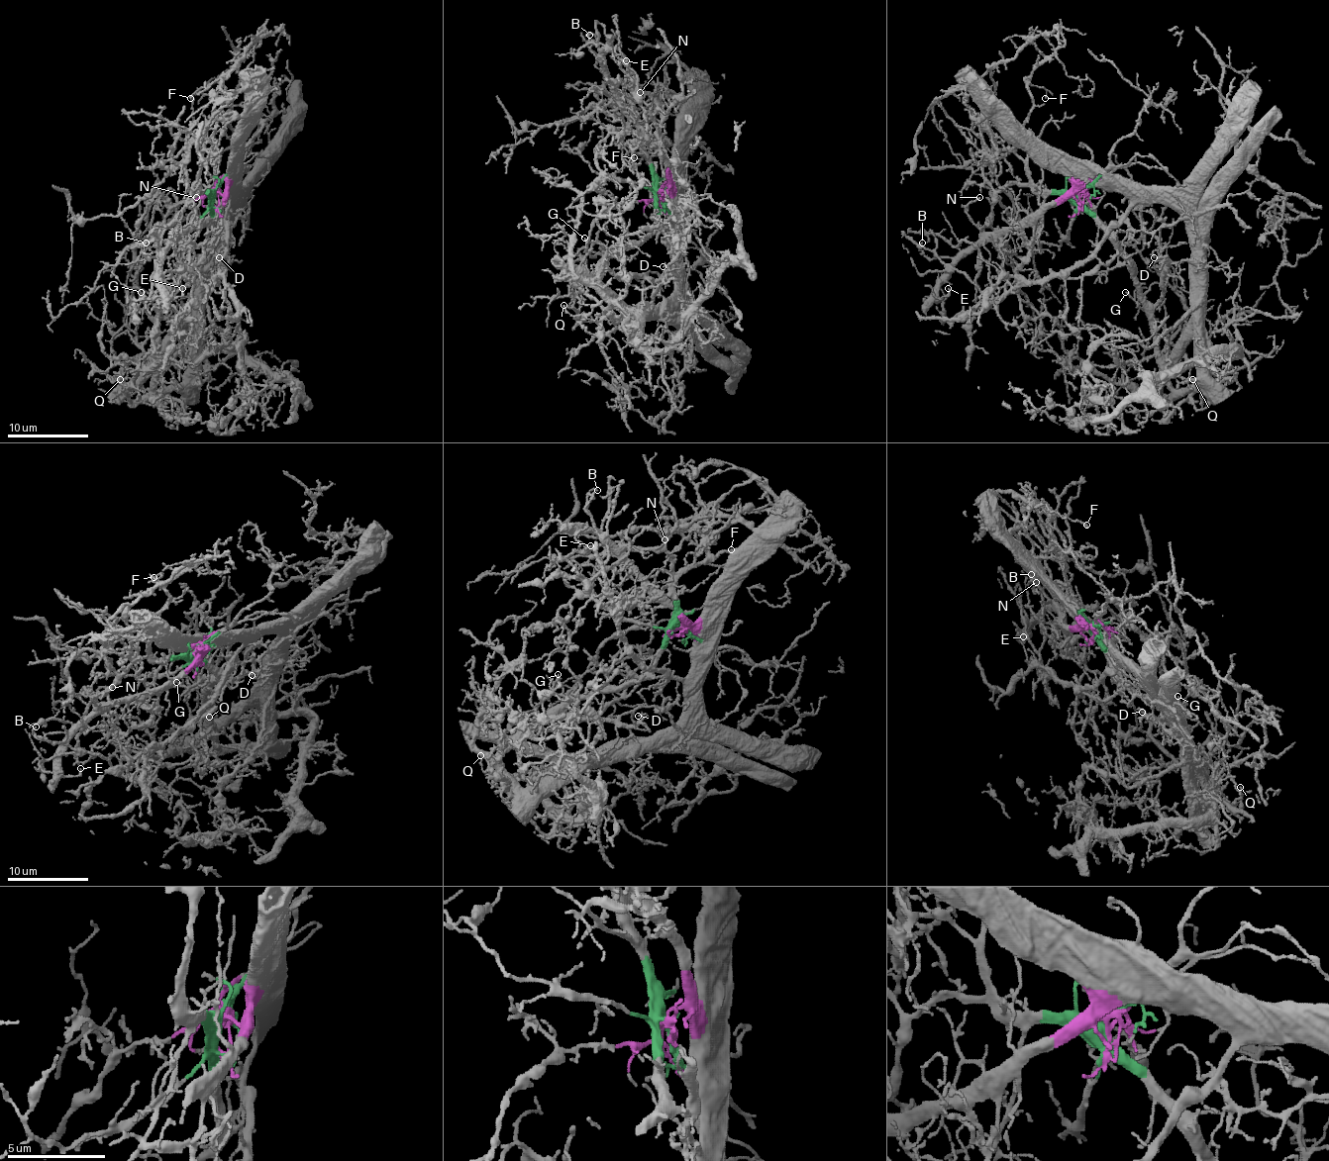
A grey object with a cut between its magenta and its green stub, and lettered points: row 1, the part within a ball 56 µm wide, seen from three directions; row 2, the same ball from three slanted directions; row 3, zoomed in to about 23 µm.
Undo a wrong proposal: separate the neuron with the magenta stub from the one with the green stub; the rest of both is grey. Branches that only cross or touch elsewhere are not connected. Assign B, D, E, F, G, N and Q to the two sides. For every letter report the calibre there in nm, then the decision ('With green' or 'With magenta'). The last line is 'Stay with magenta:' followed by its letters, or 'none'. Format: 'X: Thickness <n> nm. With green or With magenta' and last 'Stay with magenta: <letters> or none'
B: Thickness 90 nm. With magenta
D: Thickness 140 nm. With green
E: Thickness 120 nm. With magenta
F: Thickness 100 nm. With green
G: Thickness 160 nm. With green
N: Thickness 120 nm. With magenta
Q: Thickness 130 nm. With green
Stay with magenta: B, E, N

